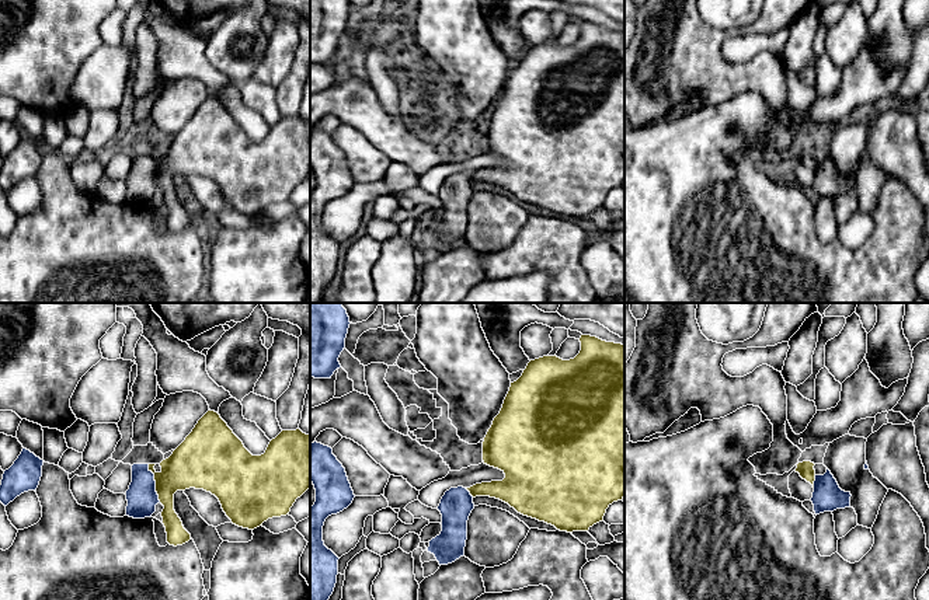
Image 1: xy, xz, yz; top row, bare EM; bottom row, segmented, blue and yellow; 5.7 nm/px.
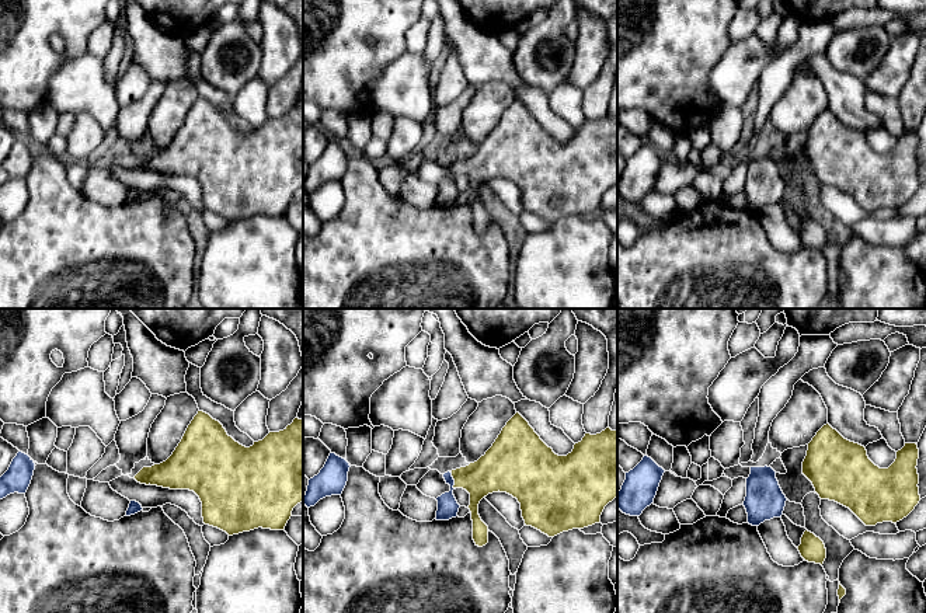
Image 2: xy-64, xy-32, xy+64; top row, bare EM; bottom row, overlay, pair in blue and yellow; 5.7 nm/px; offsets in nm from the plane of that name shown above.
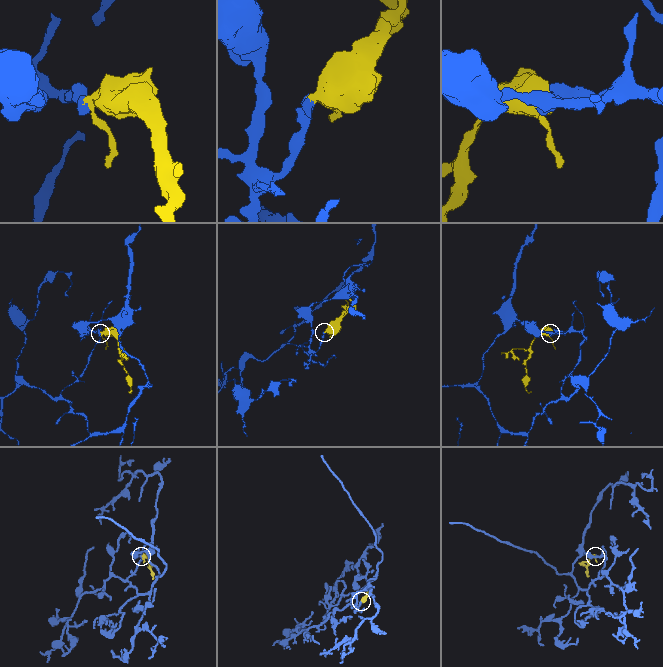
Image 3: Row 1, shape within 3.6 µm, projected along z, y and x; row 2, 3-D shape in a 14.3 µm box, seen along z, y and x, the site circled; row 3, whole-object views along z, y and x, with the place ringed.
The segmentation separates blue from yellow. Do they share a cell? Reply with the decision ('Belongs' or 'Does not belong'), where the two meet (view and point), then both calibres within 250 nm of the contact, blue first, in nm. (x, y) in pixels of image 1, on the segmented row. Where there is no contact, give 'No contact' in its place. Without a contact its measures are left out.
Belongs. Touches blue at xy (155, 484). Thickness 180 nm (blue) against 280 nm

